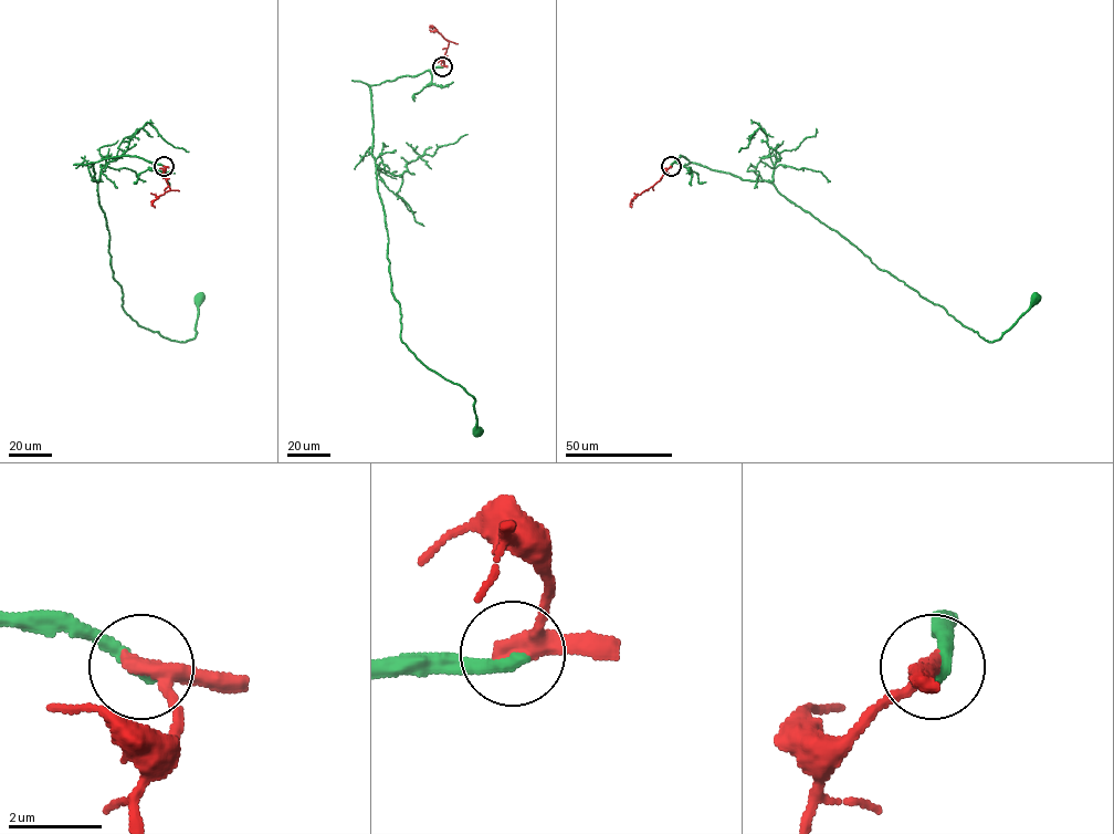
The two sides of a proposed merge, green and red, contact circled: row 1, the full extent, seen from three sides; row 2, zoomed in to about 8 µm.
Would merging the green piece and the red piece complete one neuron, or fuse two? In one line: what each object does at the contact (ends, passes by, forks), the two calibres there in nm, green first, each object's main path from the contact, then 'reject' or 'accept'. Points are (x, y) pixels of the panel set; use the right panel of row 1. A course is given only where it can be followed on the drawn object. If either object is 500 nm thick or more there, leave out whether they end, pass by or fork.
green ends | red passes by | 320/360 nm | green via (671, 166), (681, 156), (742, 179), (770, 181), (879, 268), (941, 305), (988, 342), (999, 339), (1034, 299) | red via (671, 166), (653, 186), (631, 199), (631, 207) | reject

